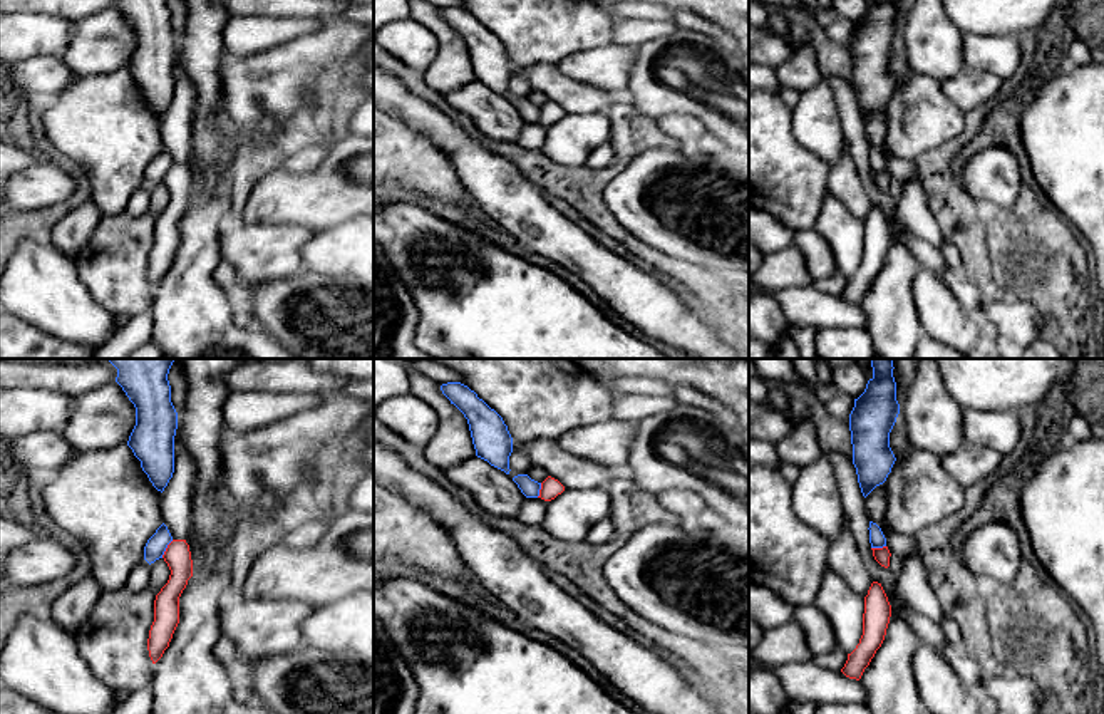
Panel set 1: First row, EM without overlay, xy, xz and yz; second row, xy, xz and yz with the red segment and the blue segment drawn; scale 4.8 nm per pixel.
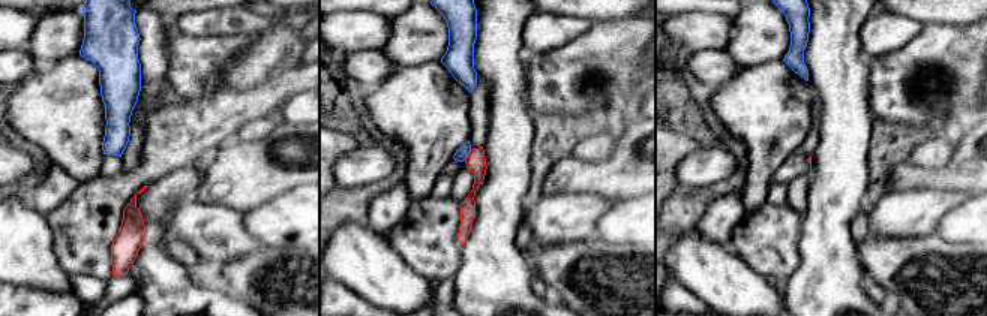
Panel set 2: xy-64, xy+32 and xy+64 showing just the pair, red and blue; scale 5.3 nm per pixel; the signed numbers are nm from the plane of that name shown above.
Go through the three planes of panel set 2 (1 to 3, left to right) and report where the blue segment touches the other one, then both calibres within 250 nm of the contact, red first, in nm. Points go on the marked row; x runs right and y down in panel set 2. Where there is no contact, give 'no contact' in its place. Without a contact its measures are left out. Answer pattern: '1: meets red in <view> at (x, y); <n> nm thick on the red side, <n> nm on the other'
1: no contact
2: meets red in xy+32 at (468, 155); 110 nm thick on the red side, 70 nm on the other
3: no contact

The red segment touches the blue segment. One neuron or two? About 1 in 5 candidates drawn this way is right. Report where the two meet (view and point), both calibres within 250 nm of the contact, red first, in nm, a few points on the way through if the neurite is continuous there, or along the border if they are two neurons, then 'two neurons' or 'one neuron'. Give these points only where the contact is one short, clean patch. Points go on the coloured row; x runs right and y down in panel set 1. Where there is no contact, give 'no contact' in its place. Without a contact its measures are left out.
contact xy (166, 548); calibres 130 and 100 nm; border xy (173, 540), (161, 557); two neurons

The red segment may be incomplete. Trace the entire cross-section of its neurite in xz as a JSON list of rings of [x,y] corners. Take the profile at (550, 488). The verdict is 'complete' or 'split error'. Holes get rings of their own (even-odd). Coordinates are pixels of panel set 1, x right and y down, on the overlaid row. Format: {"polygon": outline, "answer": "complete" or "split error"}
{"polygon": [[[548,476],[548,478],[541,483],[541,489],[539,489],[539,496],[538,496],[538,498],[541,498],[541,499],[544,499],[544,501],[551,501],[551,499],[555,499],[558,494],[561,494],[563,491],[565,491],[565,486],[563,486],[558,479]]], "answer": "complete"}

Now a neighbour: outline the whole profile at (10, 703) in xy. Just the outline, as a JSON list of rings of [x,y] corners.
[[[0,691],[0,714],[60,714],[54,712],[49,707],[12,691]]]

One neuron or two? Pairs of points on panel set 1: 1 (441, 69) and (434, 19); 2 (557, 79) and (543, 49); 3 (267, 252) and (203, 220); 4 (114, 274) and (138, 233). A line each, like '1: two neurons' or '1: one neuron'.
1: one neuron
2: two neurons
3: two neurons
4: one neuron

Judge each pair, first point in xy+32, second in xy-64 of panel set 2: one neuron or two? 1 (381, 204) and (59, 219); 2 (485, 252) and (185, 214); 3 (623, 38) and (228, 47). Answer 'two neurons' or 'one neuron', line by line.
1: two neurons
2: two neurons
3: one neuron

